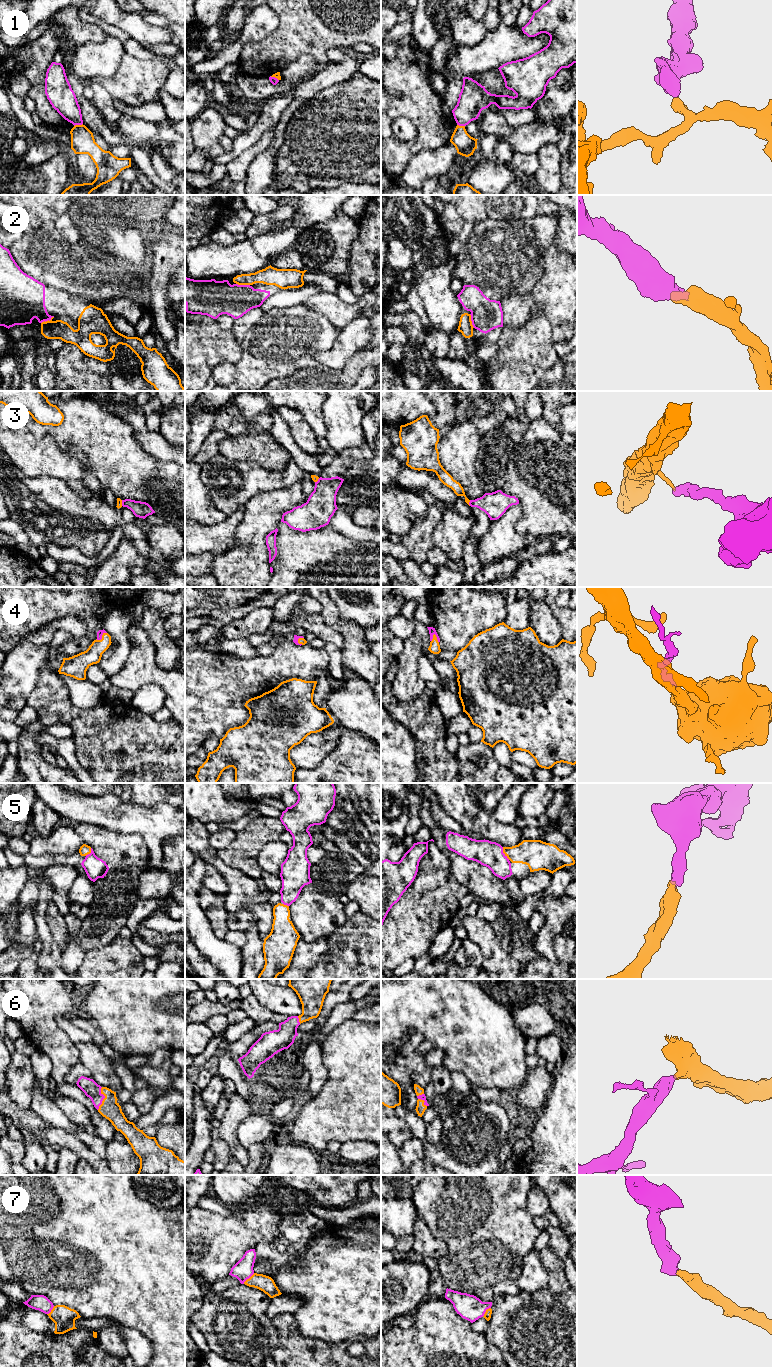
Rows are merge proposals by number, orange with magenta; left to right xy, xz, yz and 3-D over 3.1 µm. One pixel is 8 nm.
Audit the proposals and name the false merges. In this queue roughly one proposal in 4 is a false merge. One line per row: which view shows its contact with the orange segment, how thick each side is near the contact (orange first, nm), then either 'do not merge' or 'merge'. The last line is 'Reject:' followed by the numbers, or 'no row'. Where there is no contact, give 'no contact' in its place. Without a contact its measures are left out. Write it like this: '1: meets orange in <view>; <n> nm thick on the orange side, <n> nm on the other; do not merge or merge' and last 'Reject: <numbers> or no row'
1: meets orange in xy; 190 nm thick on the orange side, 200 nm on the other; do not merge
2: meets orange in xy; 150 nm thick on the orange side, 320 nm on the other; merge
3: meets orange in yz; 90 nm thick on the orange side, 200 nm on the other; do not merge
4: meets orange in yz; 90 nm thick on the orange side, 60 nm on the other; do not merge
5: meets orange in yz; 220 nm thick on the orange side, 200 nm on the other; merge
6: meets orange in xy; 160 nm thick on the orange side, 130 nm on the other; merge
7: meets orange in xz; 130 nm thick on the orange side, 160 nm on the other; merge
Reject: 1, 3, 4

